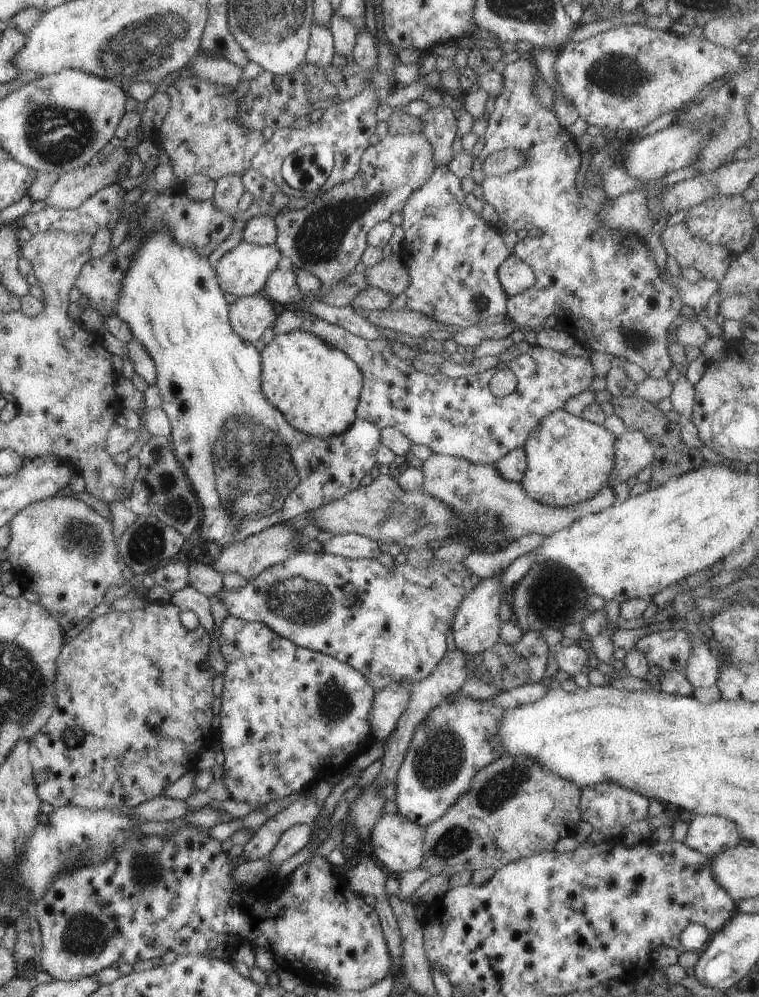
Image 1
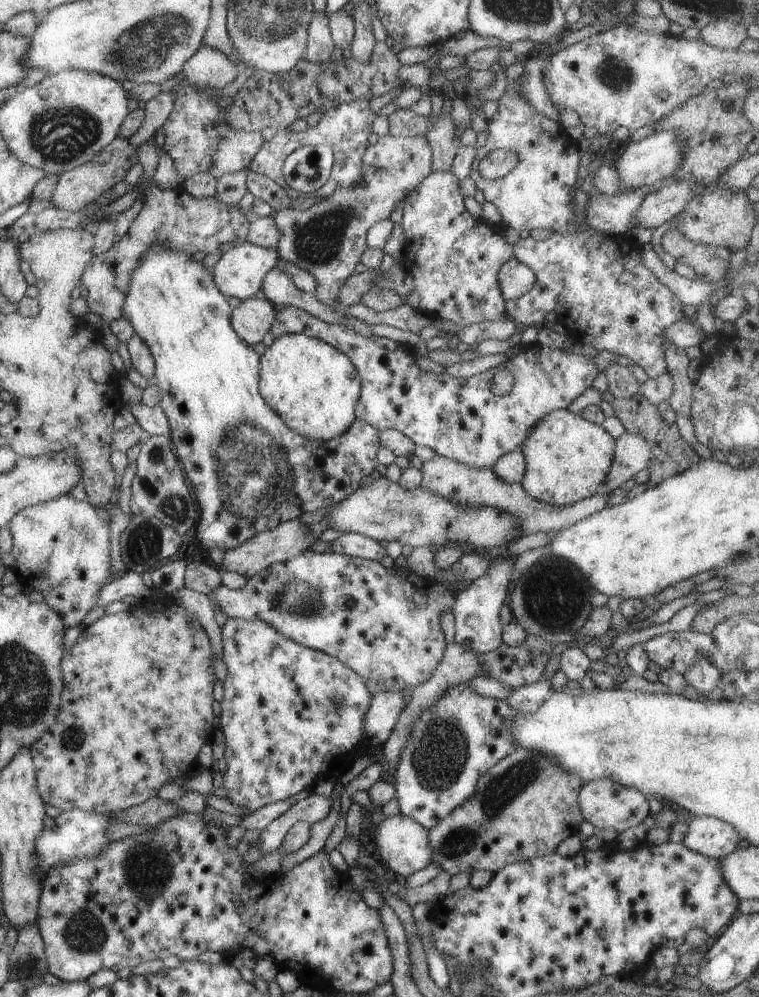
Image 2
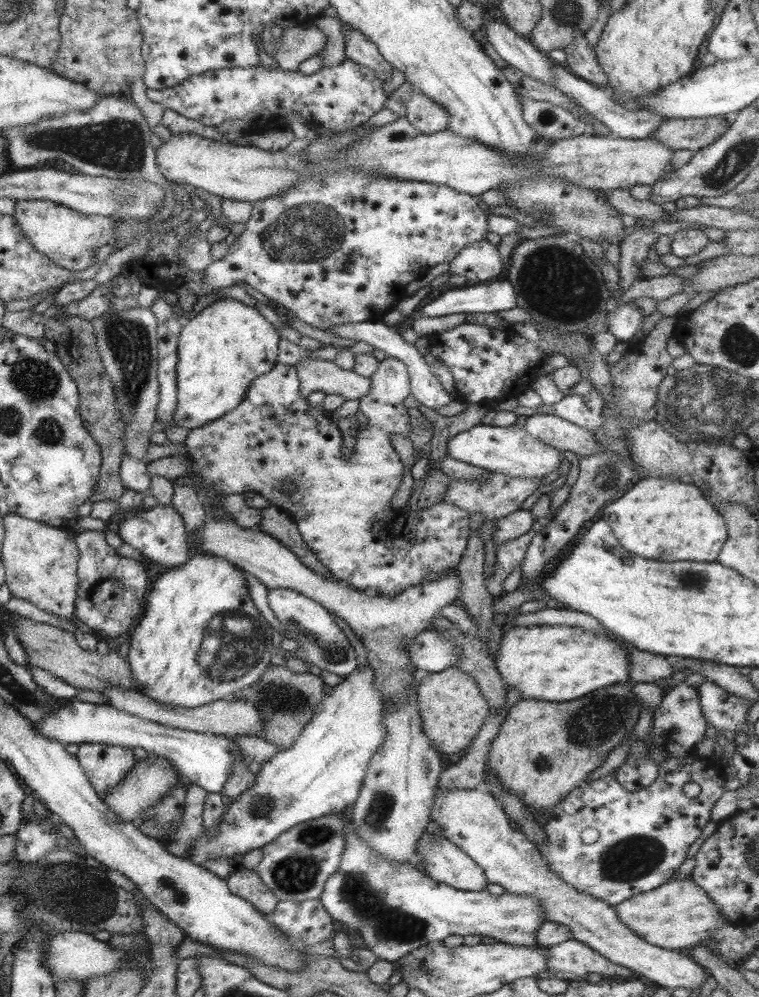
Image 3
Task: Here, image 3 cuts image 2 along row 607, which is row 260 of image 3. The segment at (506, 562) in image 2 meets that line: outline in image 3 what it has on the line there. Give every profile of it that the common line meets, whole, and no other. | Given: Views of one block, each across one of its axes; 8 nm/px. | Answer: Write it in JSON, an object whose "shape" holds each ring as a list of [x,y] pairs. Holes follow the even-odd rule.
{"shape":[[[486,240],[467,244],[453,259],[448,272],[465,277],[470,284],[485,284],[504,273],[496,246]]]}

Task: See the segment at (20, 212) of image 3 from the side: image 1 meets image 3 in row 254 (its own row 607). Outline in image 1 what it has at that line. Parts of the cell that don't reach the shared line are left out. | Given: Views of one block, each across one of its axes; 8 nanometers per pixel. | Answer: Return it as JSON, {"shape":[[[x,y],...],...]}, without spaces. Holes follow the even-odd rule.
{"shape":[[[53,496],[24,506],[9,523],[9,540],[4,548],[7,553],[6,566],[22,591],[31,590],[39,595],[38,605],[54,616],[63,634],[83,620],[112,586],[124,583],[133,576],[132,570],[118,555],[111,534],[110,520],[99,516],[95,510],[80,499],[68,496]]]}

